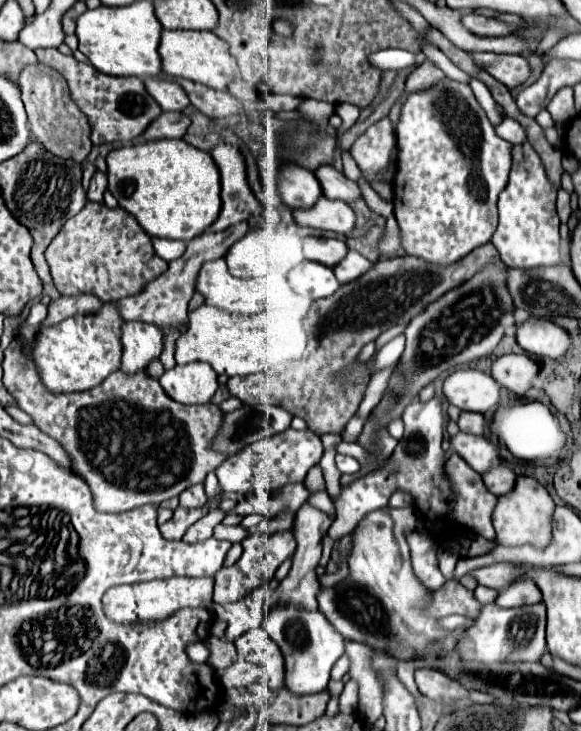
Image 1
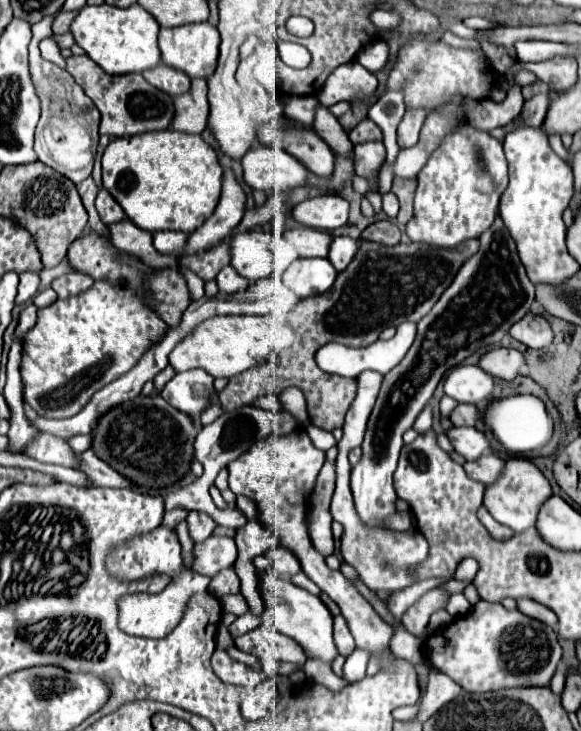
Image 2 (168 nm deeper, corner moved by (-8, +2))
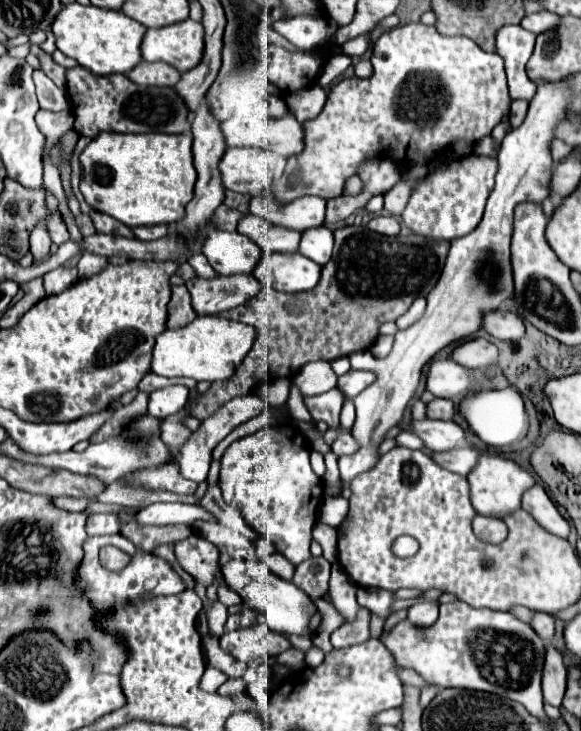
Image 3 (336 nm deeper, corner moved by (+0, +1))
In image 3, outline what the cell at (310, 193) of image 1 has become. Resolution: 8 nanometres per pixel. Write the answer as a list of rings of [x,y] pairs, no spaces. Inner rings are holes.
[[[228,148],[220,160],[226,190],[258,196],[270,188],[268,154],[260,148]]]

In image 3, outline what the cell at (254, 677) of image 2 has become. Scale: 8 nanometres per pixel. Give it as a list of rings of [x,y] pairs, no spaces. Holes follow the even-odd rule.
[[[208,666],[204,676],[202,676],[202,680],[200,680],[200,688],[206,690],[206,692],[216,692],[226,680],[228,680],[228,676],[224,672],[220,672],[218,668]]]

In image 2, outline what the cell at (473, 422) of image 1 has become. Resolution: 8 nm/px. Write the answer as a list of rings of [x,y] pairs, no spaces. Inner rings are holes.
[[[458,405],[452,413],[450,413],[450,421],[452,425],[456,427],[462,427],[462,425],[474,425],[476,423],[476,407],[474,405]]]

